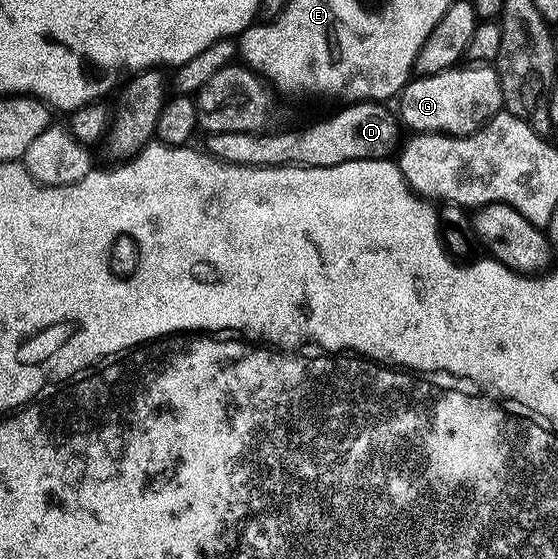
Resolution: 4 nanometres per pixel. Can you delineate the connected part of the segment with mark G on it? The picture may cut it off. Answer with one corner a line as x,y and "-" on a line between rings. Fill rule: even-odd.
460,66
451,68
445,74
421,76
412,79
411,83
397,97
397,115
404,129
412,128
415,134
434,134
436,136
472,136
480,132
489,121
504,111
503,91
499,73
491,66

